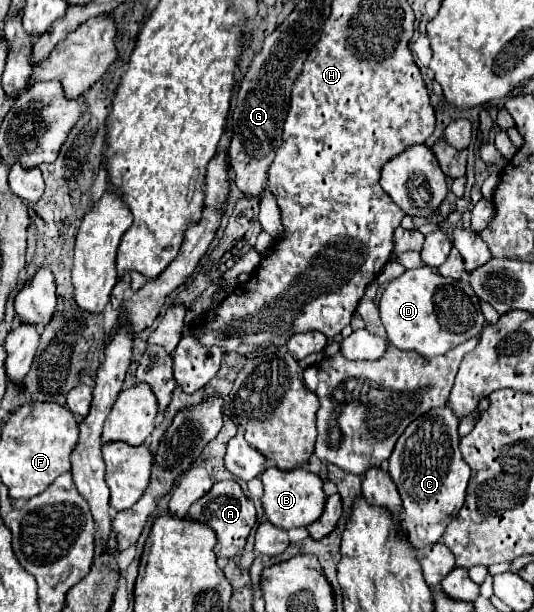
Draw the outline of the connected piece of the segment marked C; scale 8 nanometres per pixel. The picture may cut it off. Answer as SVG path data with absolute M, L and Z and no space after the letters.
M446 405L430 409L414 419L396 441L396 447L390 455L390 477L400 491L404 525L414 549L440 541L448 519L456 517L456 511L460 511L464 505L470 467L464 463L458 443L458 417Z

